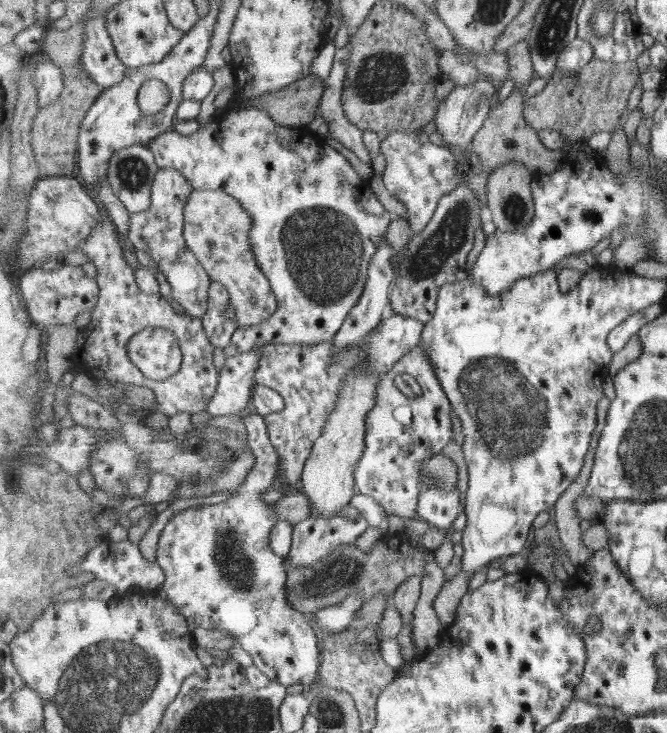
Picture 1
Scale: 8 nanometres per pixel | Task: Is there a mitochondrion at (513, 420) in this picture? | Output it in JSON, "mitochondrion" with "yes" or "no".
{"mitochondrion":"yes"}

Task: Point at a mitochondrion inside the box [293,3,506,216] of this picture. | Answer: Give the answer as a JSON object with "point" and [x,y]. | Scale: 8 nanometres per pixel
{"point":[380,75]}

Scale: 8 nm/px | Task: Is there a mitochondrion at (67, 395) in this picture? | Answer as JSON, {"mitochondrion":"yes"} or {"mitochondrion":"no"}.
{"mitochondrion":"no"}

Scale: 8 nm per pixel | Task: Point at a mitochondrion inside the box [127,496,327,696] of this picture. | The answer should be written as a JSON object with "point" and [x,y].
{"point":[237,569]}

